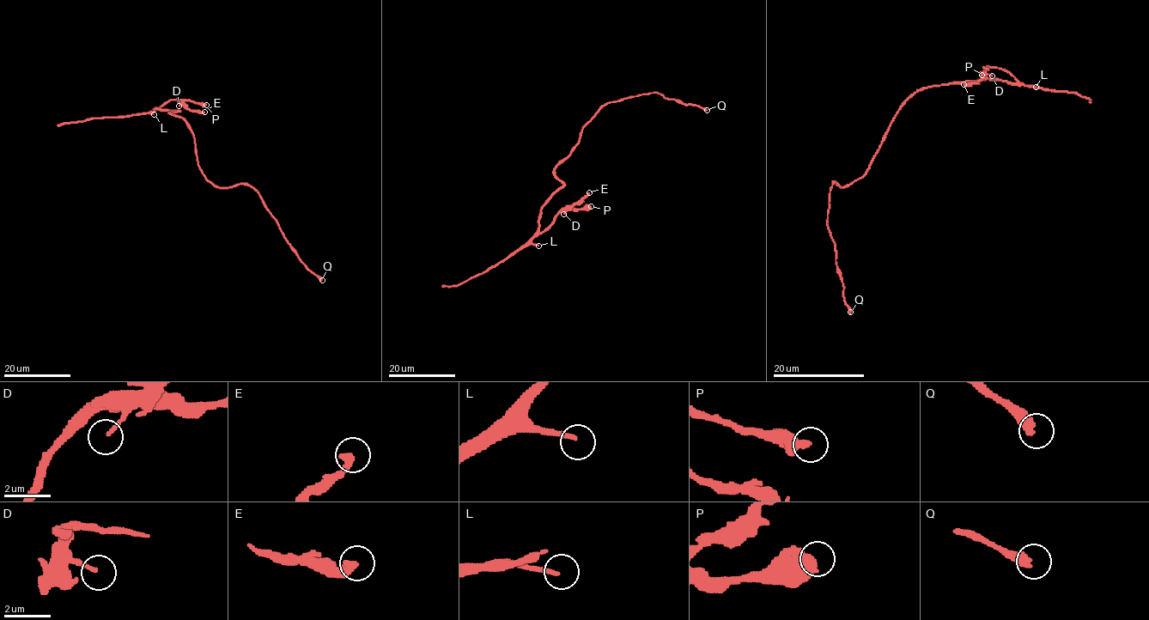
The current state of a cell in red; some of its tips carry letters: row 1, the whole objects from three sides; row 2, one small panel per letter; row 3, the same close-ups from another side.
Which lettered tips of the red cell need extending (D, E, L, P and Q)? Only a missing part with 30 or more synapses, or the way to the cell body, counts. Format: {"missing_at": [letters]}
{"missing_at": ["L"]}

